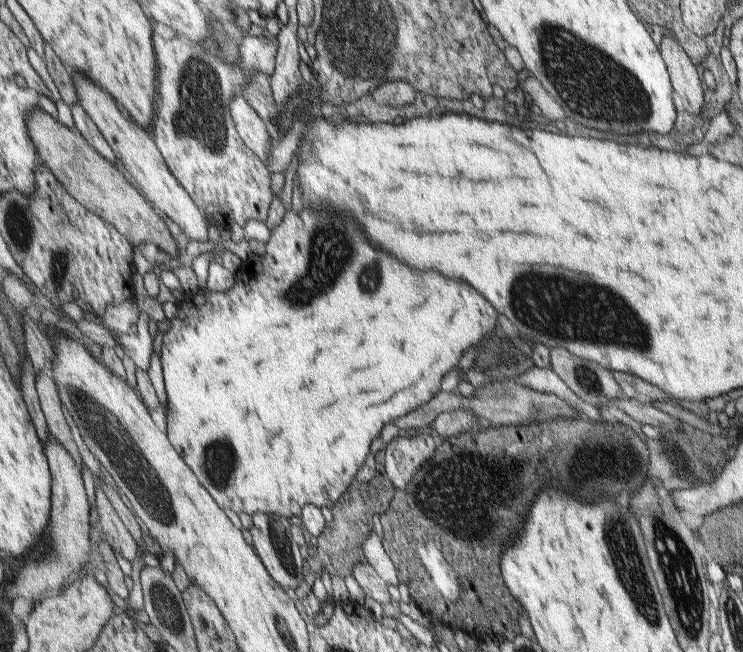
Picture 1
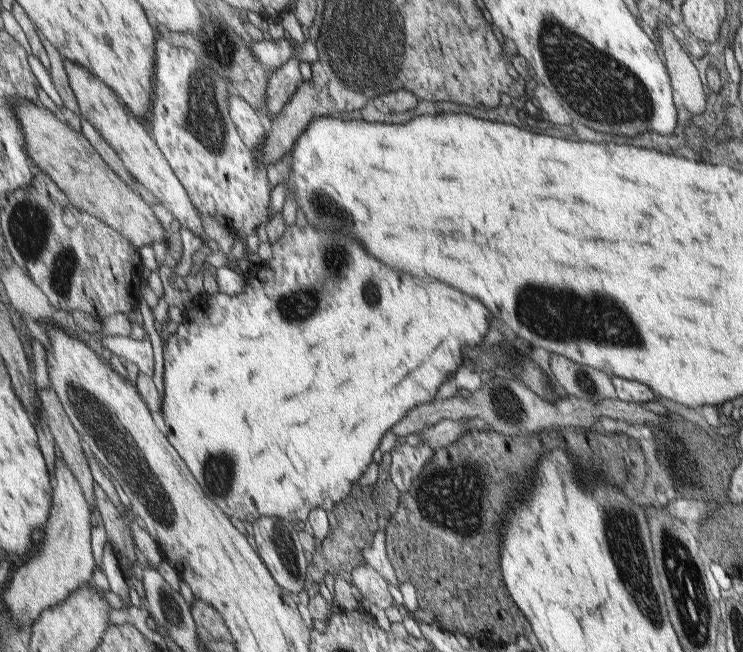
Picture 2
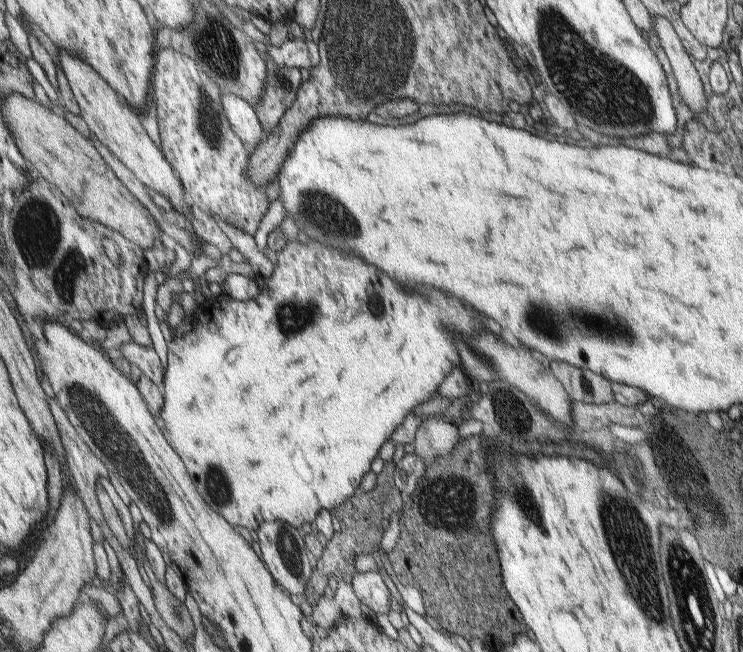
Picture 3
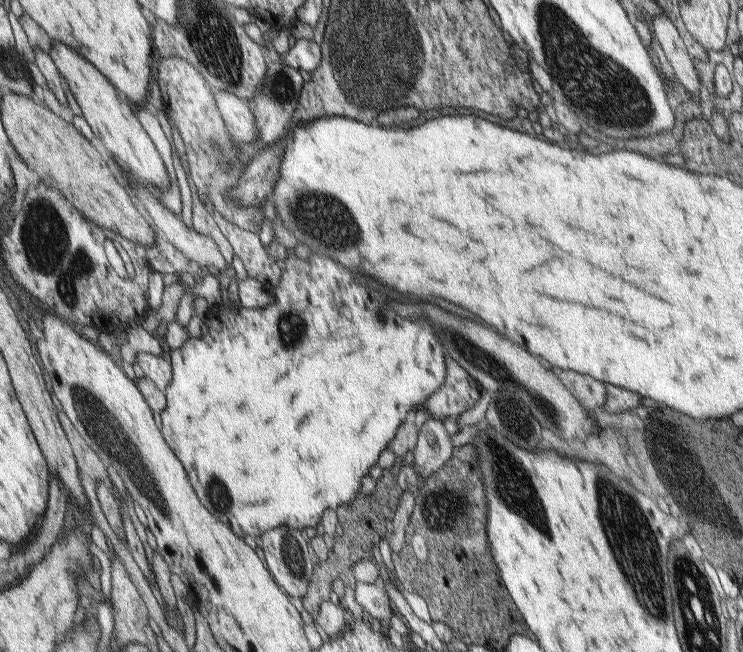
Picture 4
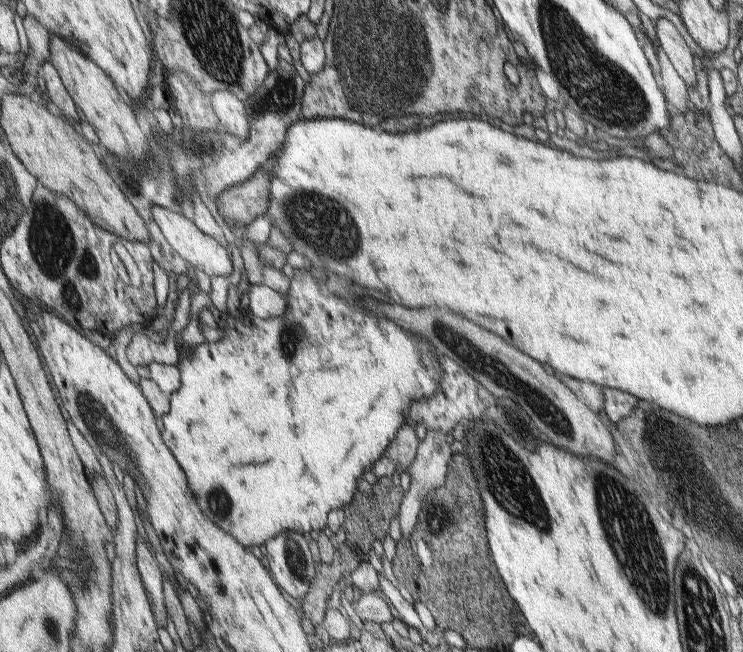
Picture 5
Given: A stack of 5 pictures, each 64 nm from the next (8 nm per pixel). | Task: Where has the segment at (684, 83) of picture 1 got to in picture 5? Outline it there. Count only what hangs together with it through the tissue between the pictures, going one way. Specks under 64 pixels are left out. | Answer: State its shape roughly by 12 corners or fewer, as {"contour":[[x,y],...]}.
{"contour":[[665,17],[656,38],[688,87],[696,84],[695,56],[678,28]]}

